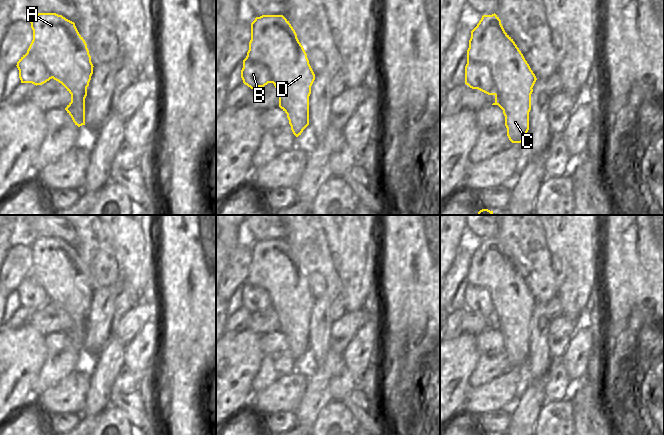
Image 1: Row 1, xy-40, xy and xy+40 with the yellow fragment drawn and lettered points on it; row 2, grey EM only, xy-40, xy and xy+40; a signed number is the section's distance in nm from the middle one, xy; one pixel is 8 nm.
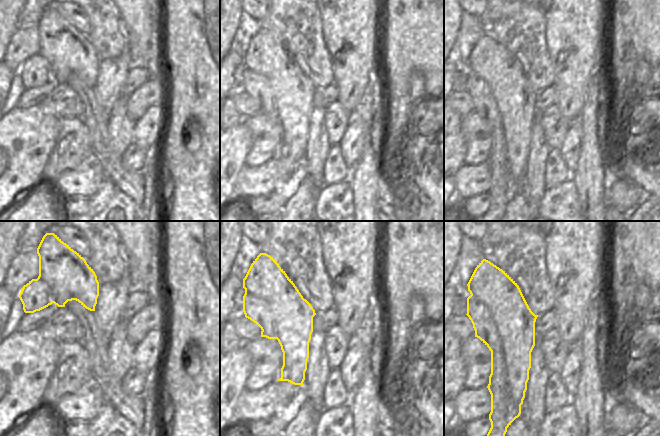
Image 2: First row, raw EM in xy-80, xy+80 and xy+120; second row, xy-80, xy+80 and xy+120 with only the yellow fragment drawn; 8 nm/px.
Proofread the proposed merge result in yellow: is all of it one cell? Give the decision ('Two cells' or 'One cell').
Two cells

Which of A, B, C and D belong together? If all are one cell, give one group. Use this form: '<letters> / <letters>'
A D / B C

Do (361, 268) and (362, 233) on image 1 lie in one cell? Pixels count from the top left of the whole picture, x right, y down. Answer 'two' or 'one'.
one

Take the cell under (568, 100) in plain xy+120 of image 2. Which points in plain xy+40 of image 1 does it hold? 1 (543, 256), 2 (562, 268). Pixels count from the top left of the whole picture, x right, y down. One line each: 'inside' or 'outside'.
1: outside
2: inside

